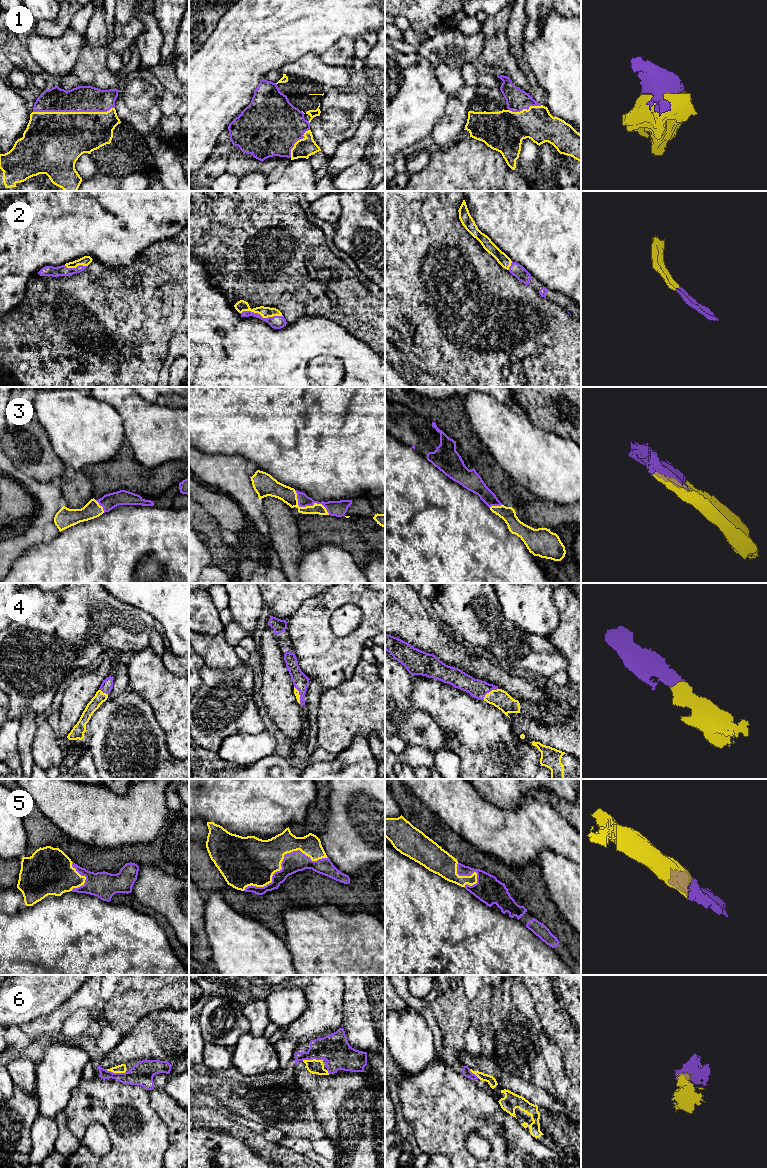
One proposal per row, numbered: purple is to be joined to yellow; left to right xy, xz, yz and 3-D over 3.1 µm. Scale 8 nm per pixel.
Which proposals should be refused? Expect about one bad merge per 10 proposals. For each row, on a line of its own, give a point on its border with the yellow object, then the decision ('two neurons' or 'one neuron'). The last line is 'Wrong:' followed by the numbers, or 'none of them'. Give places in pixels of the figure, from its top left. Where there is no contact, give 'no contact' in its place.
1: xy (73, 112) | one neuron
2: xz (261, 315) | one neuron
3: xz (308, 506) | one neuron
4: yz (489, 692) | one neuron
5: xz (281, 862) | one neuron
6: xy (116, 1072) | one neuron
Wrong: none of them

